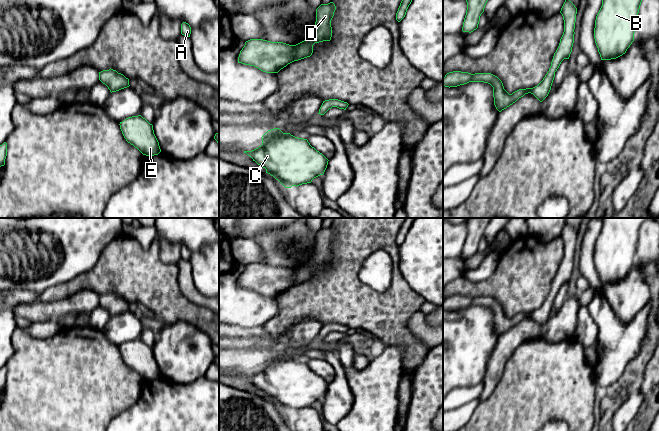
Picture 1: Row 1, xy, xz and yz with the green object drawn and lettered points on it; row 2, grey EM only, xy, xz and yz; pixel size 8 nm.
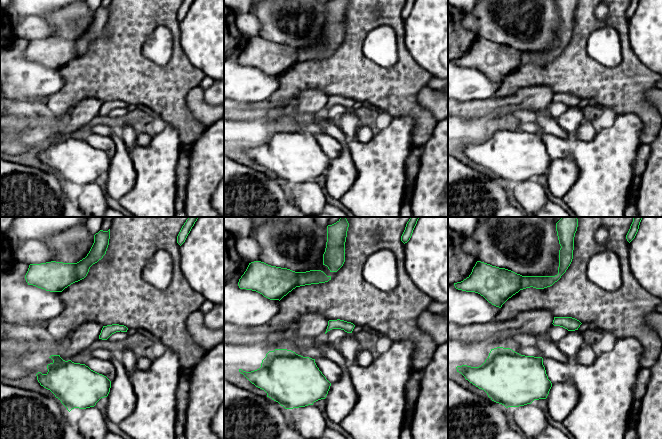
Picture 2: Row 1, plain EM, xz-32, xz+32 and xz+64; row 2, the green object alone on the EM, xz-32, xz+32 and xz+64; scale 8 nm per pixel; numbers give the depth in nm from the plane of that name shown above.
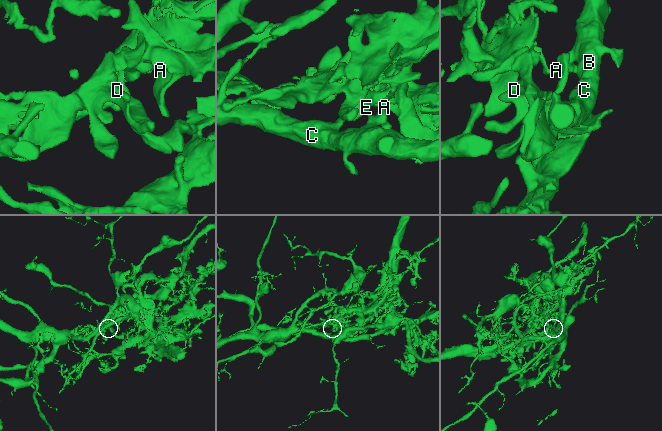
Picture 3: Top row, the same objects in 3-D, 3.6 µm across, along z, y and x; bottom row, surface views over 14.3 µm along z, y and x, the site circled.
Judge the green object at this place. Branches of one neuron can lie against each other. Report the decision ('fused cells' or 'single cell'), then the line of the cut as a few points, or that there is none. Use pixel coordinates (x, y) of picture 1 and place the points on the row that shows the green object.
fused cells; cut in xz along (325, 100), (334, 103), (336, 106)

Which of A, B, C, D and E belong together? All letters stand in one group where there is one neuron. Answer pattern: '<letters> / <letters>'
A B C / D E

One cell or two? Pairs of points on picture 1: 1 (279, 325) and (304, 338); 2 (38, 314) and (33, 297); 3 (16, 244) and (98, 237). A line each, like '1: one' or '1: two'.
1: two
2: two
3: one

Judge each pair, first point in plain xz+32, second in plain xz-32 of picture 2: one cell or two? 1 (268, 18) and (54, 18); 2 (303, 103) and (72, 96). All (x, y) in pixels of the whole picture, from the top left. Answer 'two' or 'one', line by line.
1: one
2: two

